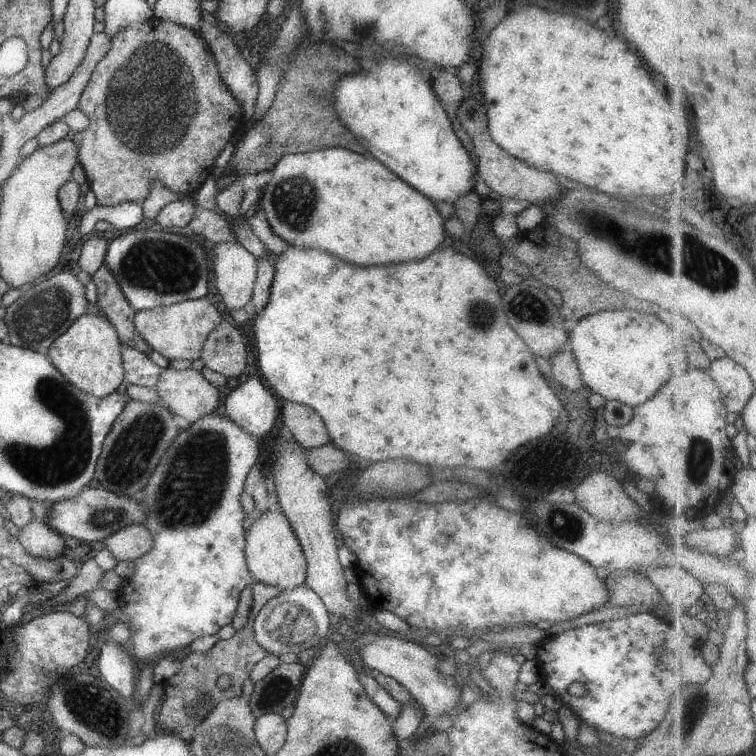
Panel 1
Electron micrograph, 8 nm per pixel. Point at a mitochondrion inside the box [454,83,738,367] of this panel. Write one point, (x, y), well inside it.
(524, 307)

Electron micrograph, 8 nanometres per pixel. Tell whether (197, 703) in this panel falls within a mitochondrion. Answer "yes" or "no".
yes

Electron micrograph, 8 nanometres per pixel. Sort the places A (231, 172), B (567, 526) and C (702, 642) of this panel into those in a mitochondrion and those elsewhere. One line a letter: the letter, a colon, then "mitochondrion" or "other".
A: other
B: mitochondrion
C: other

